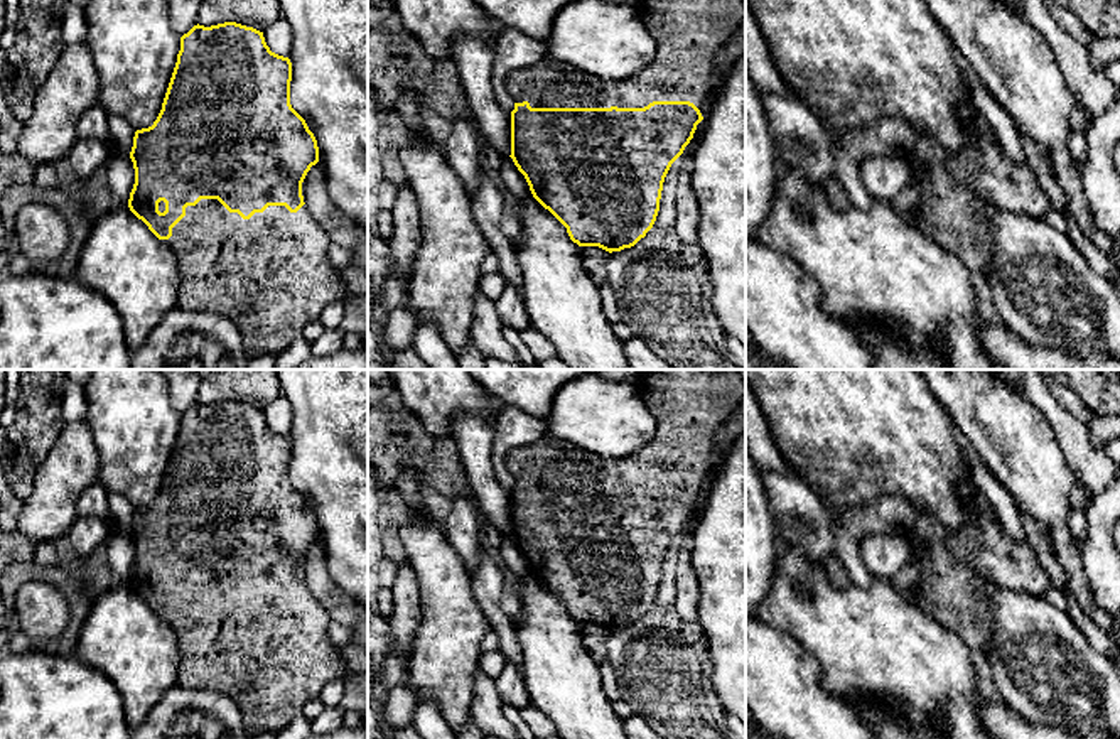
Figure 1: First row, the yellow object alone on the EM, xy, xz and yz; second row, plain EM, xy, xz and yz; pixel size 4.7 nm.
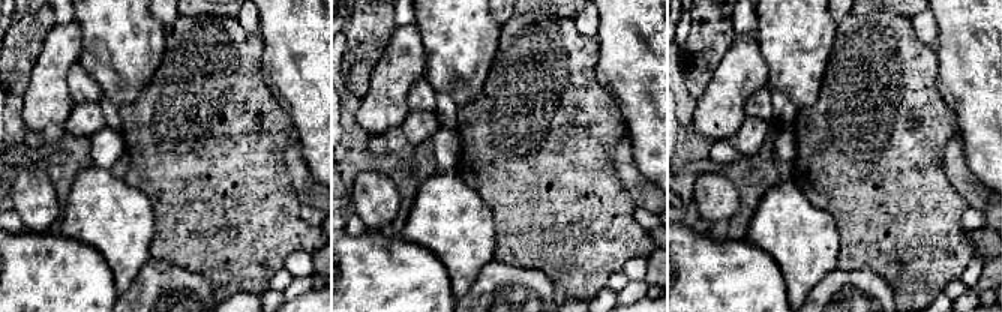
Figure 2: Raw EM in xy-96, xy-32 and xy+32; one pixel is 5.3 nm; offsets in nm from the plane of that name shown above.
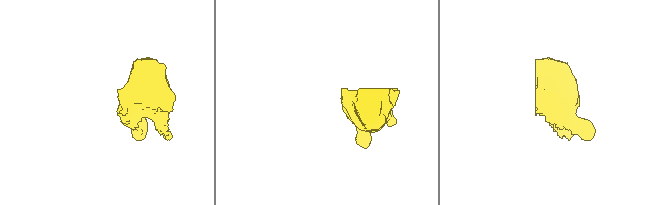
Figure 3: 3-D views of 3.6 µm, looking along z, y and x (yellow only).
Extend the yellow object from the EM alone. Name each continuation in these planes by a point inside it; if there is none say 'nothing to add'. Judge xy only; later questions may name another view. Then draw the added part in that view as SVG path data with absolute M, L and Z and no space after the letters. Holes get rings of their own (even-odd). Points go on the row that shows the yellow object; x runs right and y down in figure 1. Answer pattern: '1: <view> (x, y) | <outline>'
1: xy (270, 275) | M201 199L196 206L186 208L186 216L172 228L172 236L162 241L177 258L180 275L177 305L191 312L226 316L238 327L248 358L280 354L302 336L302 329L310 321L320 317L327 304L347 299L339 270L327 260L332 241L305 204L297 213L290 213L285 206L268 206L263 213L243 219L238 213L229 213L218 199Z

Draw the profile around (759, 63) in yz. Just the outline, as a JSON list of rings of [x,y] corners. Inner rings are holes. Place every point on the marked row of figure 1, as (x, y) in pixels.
[[[746,0],[746,69],[754,83],[756,91],[764,96],[776,93],[784,98],[800,100],[783,79],[773,59],[769,46],[759,27],[752,7]]]

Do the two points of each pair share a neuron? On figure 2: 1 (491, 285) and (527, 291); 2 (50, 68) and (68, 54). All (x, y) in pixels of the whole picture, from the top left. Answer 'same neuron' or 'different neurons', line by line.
1: same neuron
2: same neuron

